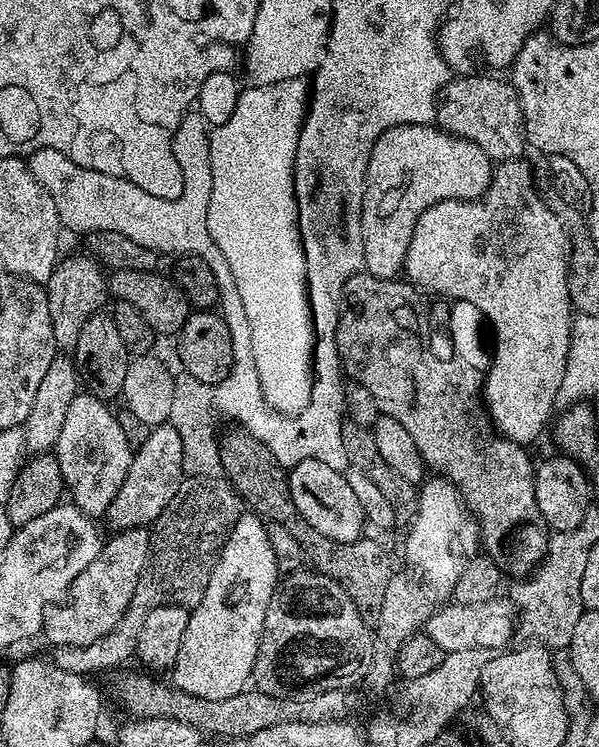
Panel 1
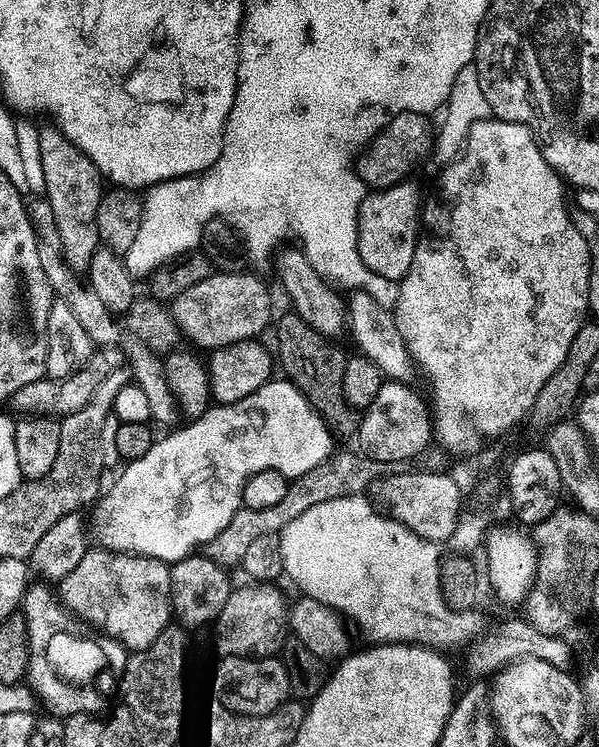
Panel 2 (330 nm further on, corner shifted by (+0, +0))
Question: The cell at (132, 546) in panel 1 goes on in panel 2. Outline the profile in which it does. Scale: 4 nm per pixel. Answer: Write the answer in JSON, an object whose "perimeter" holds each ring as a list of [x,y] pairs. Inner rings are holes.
{"perimeter":[[[90,550],[58,582],[58,599],[73,617],[85,620],[89,629],[97,628],[105,632],[112,640],[117,640],[129,653],[143,652],[154,642],[154,638],[169,627],[173,619],[172,591],[170,590],[169,565],[149,556],[133,556],[131,552],[113,552],[111,550]]]}

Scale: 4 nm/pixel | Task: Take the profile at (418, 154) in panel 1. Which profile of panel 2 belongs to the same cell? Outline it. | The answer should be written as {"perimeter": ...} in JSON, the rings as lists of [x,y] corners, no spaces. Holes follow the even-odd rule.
{"perimeter":[[[412,182],[369,191],[358,210],[358,254],[362,254],[362,262],[366,262],[374,274],[399,282],[406,270],[410,270],[410,258],[414,258],[416,241],[421,231],[422,196],[420,200],[420,192]]]}

